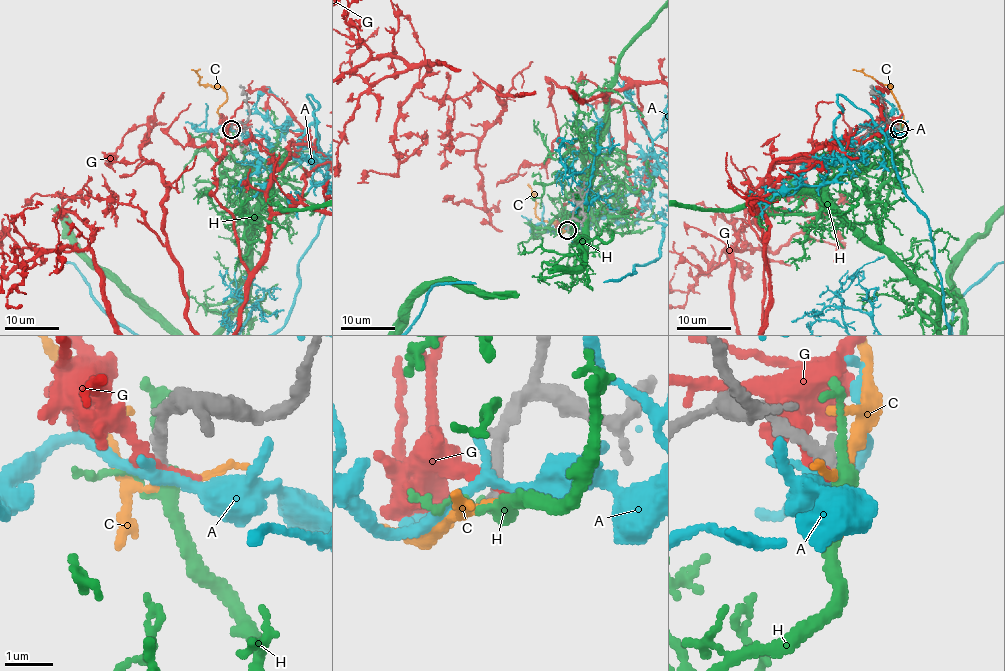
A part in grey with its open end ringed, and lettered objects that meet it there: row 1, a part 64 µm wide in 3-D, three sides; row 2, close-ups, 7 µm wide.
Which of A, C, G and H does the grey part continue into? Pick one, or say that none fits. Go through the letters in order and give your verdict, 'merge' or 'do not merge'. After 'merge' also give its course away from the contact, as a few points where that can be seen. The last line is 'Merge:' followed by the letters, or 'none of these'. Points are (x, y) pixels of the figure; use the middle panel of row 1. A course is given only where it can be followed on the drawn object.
A: do not merge
C: do not merge
G: do not merge
H: do not merge
Merge: none of these

